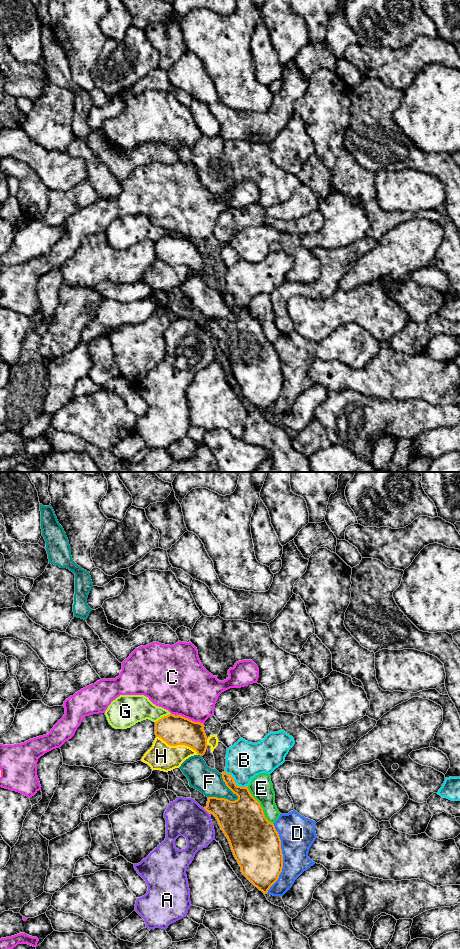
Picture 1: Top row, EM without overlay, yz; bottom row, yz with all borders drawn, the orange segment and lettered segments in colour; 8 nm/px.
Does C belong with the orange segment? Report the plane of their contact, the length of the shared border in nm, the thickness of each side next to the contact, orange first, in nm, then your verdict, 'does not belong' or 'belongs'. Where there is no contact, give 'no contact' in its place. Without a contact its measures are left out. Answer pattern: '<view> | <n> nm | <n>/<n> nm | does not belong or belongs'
yz | 220 nm | 240/420 nm | does not belong

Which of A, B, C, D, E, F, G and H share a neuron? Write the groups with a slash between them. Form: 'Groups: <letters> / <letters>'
Groups: A / B / C / D / E / F / G / H

